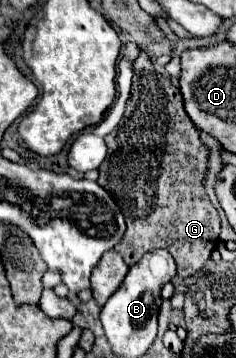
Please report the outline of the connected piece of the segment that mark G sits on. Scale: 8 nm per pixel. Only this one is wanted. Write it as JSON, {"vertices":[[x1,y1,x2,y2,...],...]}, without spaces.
{"vertices":[[141,52,139,60,135,60,133,64,133,84,131,96,125,104,125,114,117,128,109,136,105,136,105,144,109,152,107,160,103,160,103,164,99,166,97,182,113,196,113,200,119,204,125,216,127,232,123,242,115,246,115,250,123,256,125,264,133,266,145,252,165,248,173,254,177,262,179,278,189,278,191,274,199,272,203,264,209,260,219,240,219,214,215,206,209,202,209,196,203,188,203,180,209,168,207,164,209,150,201,142,195,124,191,122,183,108,183,96,179,96,179,88,173,88,171,82,167,80,157,80,157,72,147,52]]}

